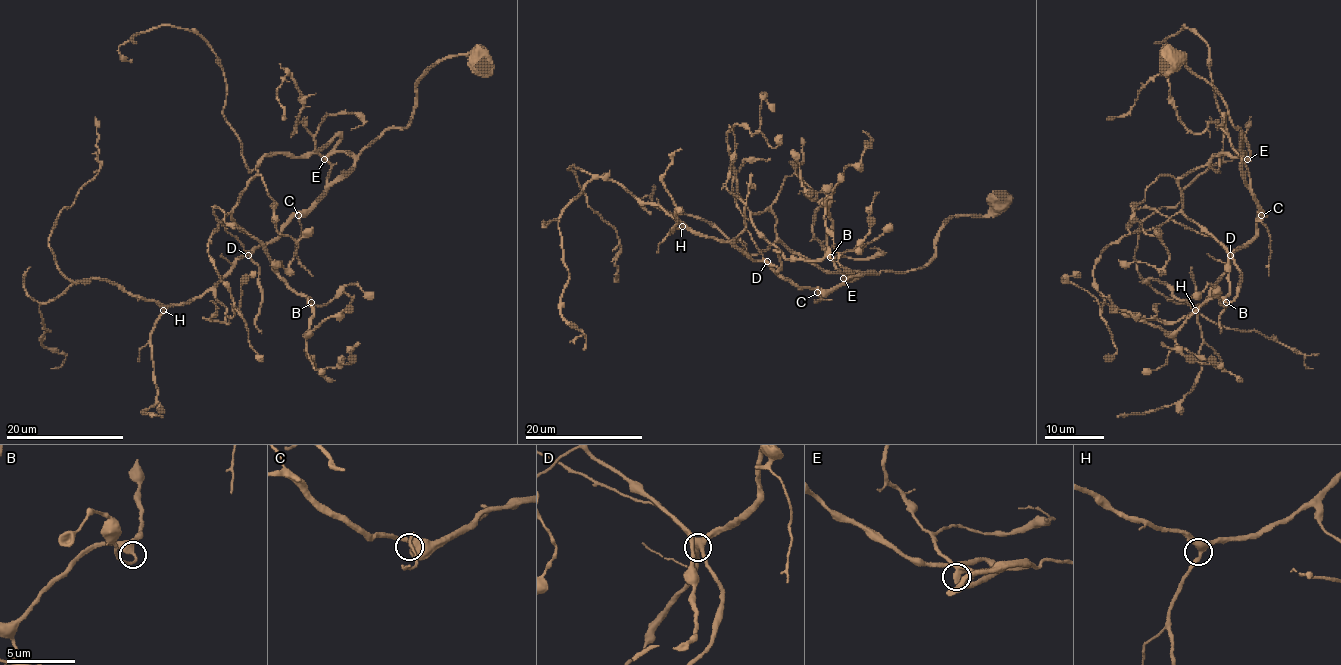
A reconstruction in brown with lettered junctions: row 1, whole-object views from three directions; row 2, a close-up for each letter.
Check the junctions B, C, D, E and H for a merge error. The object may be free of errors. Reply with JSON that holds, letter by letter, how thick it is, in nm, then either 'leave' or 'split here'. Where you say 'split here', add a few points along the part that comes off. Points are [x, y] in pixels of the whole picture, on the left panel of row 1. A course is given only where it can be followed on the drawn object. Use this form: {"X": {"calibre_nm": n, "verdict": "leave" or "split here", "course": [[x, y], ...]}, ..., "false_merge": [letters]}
{"B": {"calibre_nm": 320, "verdict": "leave"}, "C": {"calibre_nm": 440, "verdict": "leave"}, "D": {"calibre_nm": 440, "verdict": "leave"}, "E": {"calibre_nm": 340, "verdict": "leave"}, "H": {"calibre_nm": 340, "verdict": "leave"}, "false_merge": []}

